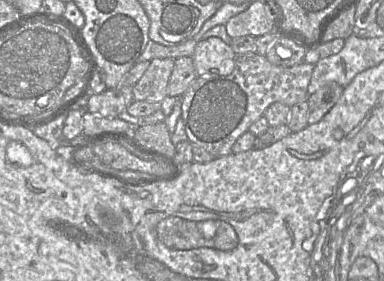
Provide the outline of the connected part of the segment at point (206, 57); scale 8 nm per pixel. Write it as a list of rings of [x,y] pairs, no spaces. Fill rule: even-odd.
[[[218,37],[198,41],[192,55],[198,76],[231,74],[235,67],[235,57],[231,46]]]

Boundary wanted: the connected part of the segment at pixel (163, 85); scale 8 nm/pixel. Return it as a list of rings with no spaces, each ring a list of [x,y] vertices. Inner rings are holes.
[[[173,58],[151,60],[143,76],[133,86],[134,100],[161,103],[168,96],[167,87],[174,62]]]

